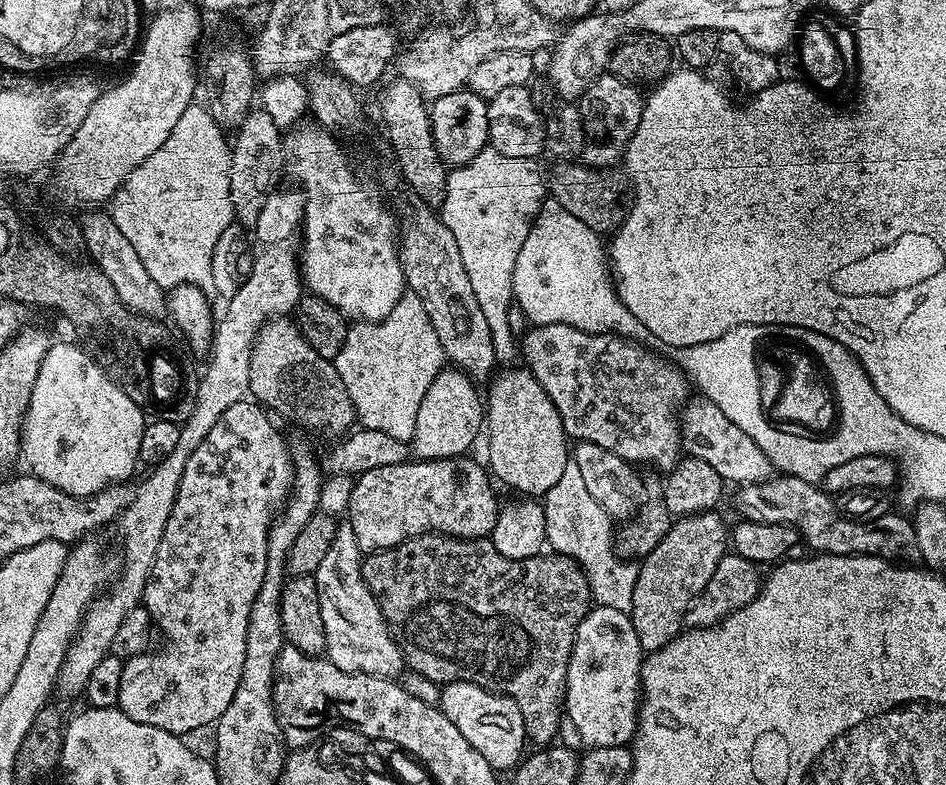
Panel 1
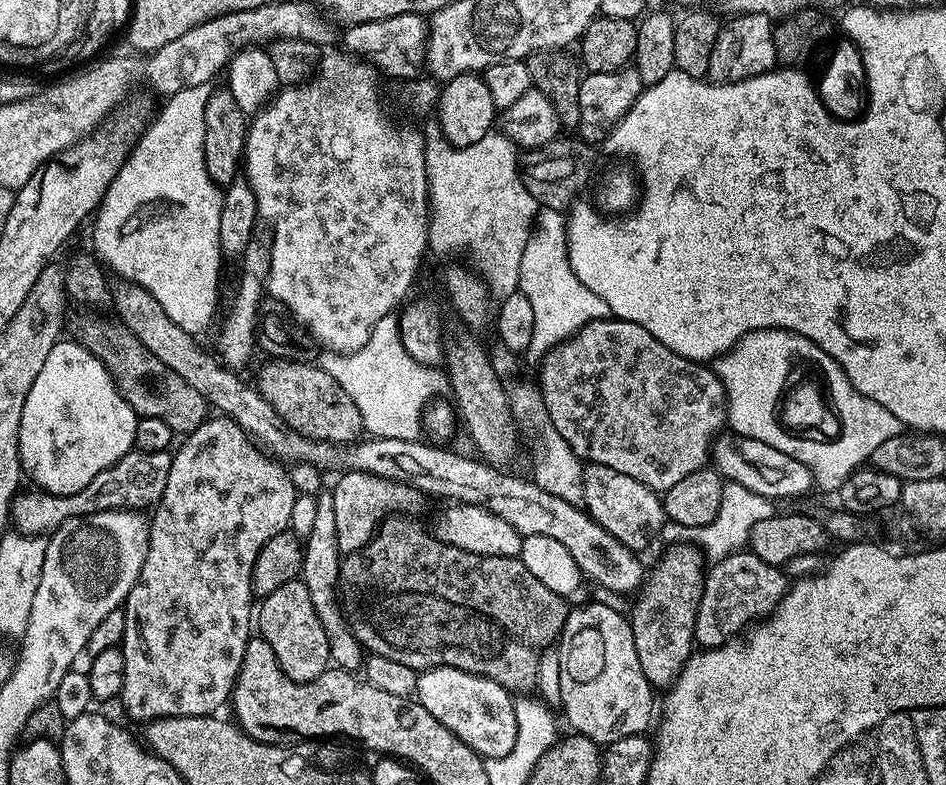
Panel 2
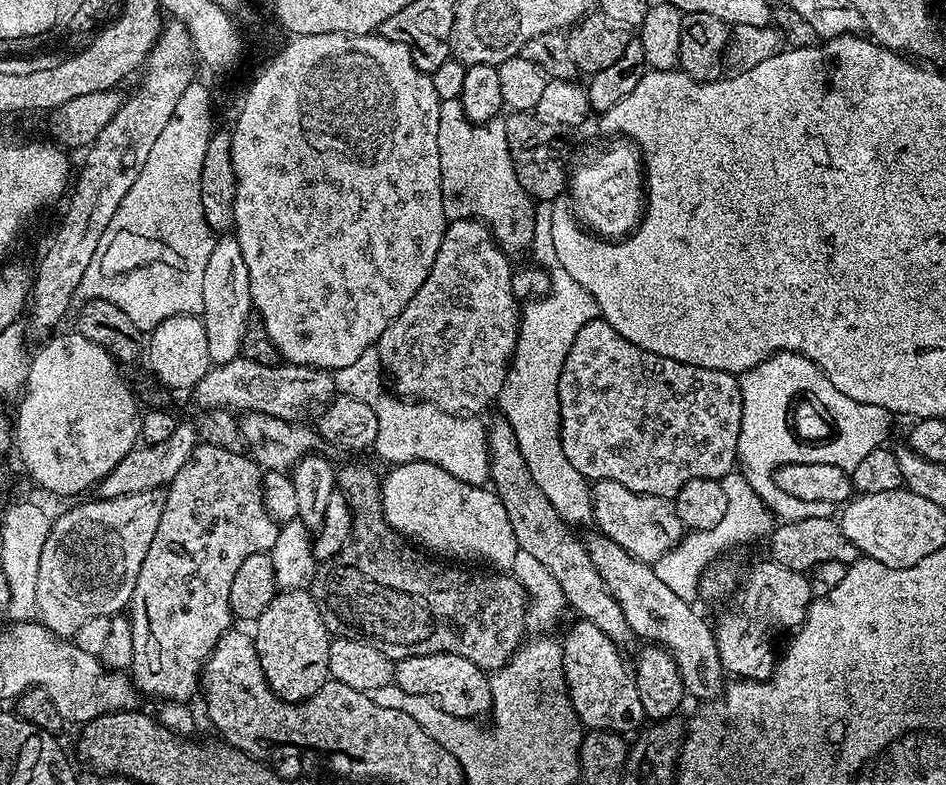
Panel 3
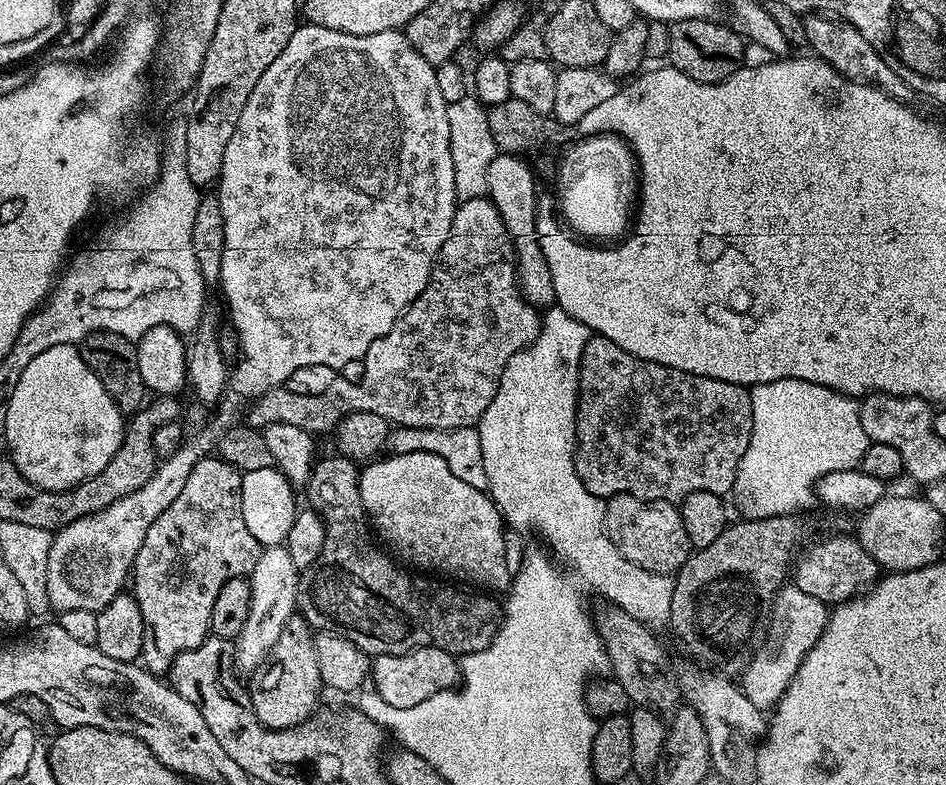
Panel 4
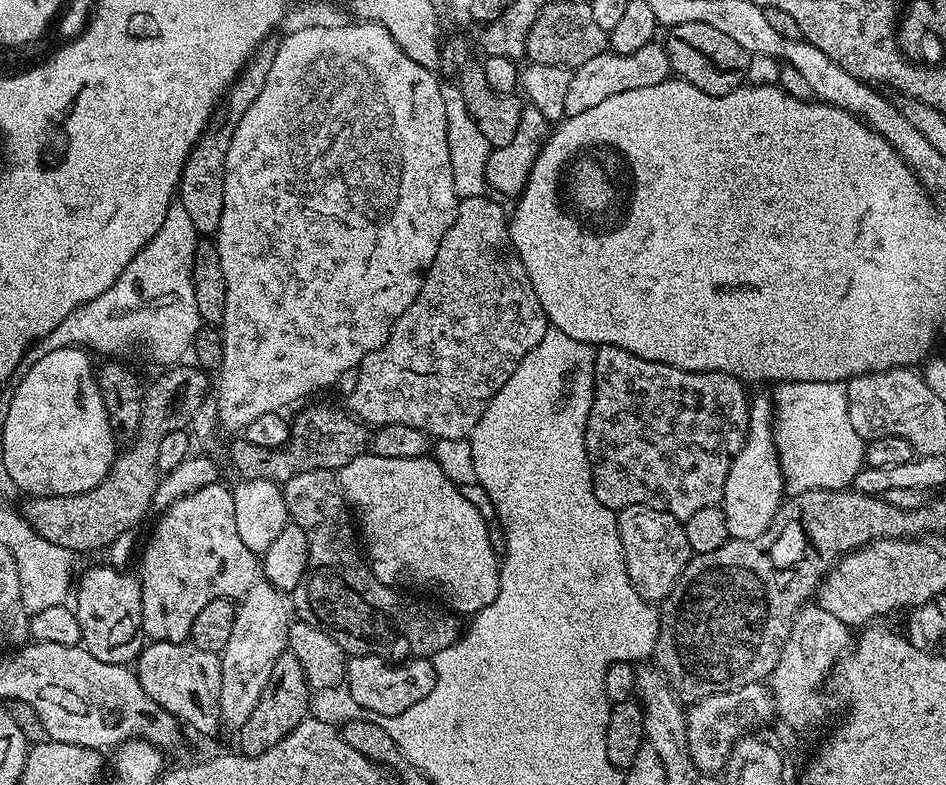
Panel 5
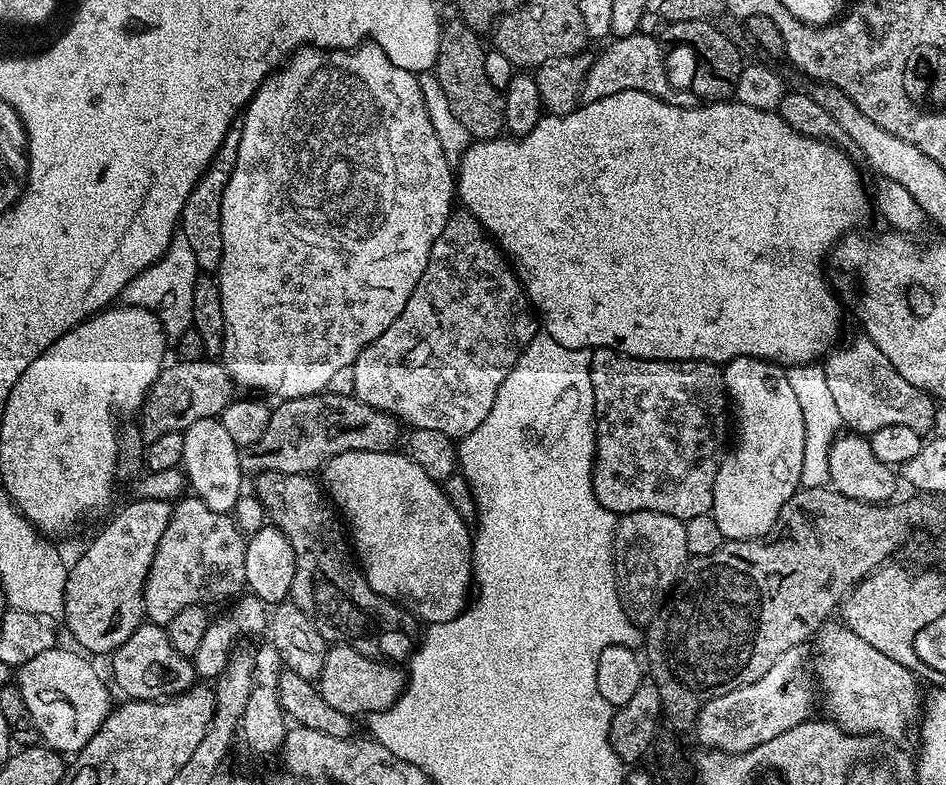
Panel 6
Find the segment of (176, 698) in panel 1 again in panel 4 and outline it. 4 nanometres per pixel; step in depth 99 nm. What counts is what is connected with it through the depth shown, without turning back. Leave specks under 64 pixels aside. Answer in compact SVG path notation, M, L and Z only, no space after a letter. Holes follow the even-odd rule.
M215 455L204 457L194 466L194 470L190 471L190 476L186 481L186 486L182 489L182 494L174 500L162 514L158 515L154 524L150 526L150 530L146 533L145 541L142 542L141 549L138 550L136 560L132 563L132 571L130 573L130 592L136 597L138 602L138 610L142 610L142 626L144 627L144 641L142 642L142 664L148 671L157 674L164 674L169 671L174 662L174 658L178 658L183 652L194 650L198 646L202 646L202 642L208 639L210 635L210 614L214 610L214 601L218 598L218 590L222 590L222 586L226 582L230 582L230 578L238 578L239 576L247 577L254 570L255 563L262 551L261 544L255 540L254 535L250 534L246 528L246 521L242 516L242 494L240 493L241 472L232 464L228 464L224 460L217 458Z

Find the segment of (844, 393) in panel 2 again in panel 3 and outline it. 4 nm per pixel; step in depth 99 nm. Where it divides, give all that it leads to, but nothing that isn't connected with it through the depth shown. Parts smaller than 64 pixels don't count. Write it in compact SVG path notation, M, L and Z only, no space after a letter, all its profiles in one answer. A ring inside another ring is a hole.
M773 352L772 355L764 359L758 366L754 366L749 372L743 373L739 377L740 389L742 390L742 426L738 434L738 450L736 459L739 467L749 486L756 491L760 497L767 497L774 488L774 473L782 464L813 464L814 462L826 462L830 466L838 466L845 470L851 470L870 454L870 450L881 447L888 436L888 427L891 426L893 417L882 406L870 406L862 402L854 402L854 398L846 398L840 390L834 390L834 386L826 378L826 374L814 362L810 362L799 352ZM794 390L812 390L814 394L822 394L824 402L828 404L830 412L834 414L840 430L840 438L832 442L832 432L830 432L830 444L816 444L816 436L800 434L796 424L790 424L786 428L784 422L784 410L786 410L786 398L794 394Z

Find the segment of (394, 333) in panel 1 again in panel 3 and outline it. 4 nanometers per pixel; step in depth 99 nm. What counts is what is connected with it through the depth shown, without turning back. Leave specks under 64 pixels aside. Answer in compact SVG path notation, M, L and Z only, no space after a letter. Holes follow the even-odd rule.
M369 350L364 352L350 366L342 366L335 369L334 388L337 393L353 396L362 402L366 402L374 410L378 418L378 438L374 445L374 452L377 452L384 460L389 460L389 465L409 464L411 460L421 460L430 462L434 466L442 466L446 474L458 478L467 484L484 486L489 483L488 468L488 441L483 431L479 432L476 428L468 428L469 421L462 416L452 416L449 412L438 410L432 404L423 402L413 402L408 398L397 398L395 395L384 393L384 388L380 385L382 380L382 356L379 351Z

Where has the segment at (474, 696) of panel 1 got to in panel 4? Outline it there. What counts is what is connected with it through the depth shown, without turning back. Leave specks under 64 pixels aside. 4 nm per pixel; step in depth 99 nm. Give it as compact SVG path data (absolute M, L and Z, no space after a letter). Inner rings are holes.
M416 648L397 656L378 656L370 664L371 687L384 702L395 708L418 706L434 694L449 691L457 683L459 674L457 657L441 648Z

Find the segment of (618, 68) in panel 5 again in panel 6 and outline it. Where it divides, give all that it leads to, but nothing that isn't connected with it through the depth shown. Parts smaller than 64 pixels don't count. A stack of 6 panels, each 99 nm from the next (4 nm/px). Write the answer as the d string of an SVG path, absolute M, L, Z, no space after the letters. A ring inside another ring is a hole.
M655 35L621 36L613 39L607 45L608 49L597 60L593 59L588 65L588 73L584 79L584 85L580 91L580 100L589 104L602 98L610 98L614 94L622 94L626 90L638 90L651 96L657 96L660 100L670 102L674 106L683 108L695 108L698 97L695 92L672 85L668 77L668 68L664 65L664 52L661 41Z

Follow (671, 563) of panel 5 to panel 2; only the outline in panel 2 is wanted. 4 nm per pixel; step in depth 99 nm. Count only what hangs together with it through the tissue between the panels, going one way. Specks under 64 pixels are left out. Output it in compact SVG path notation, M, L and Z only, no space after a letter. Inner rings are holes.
M588 464L584 469L583 507L598 523L633 550L641 550L652 539L661 535L666 523L664 502L651 488L642 486L642 482L634 482L627 474L618 474L618 470L610 470L610 466Z

